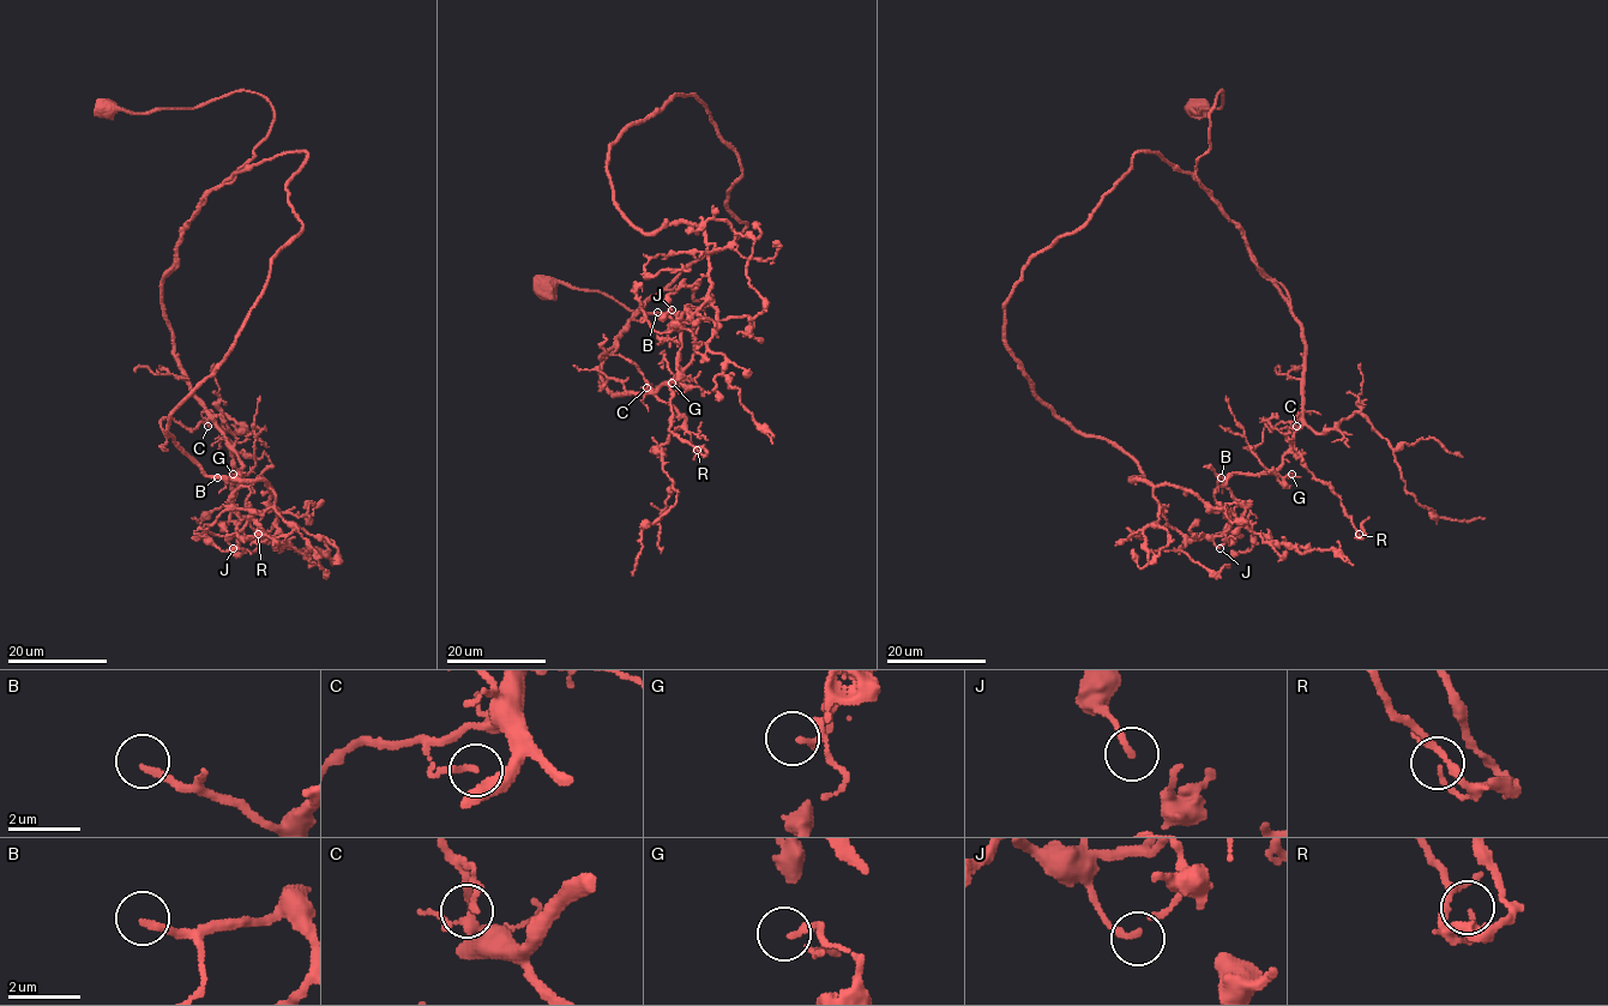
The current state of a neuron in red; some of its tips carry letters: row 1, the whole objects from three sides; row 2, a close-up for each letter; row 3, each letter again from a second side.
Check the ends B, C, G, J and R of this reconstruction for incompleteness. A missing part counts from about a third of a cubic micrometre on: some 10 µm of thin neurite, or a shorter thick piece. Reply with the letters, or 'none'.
B

